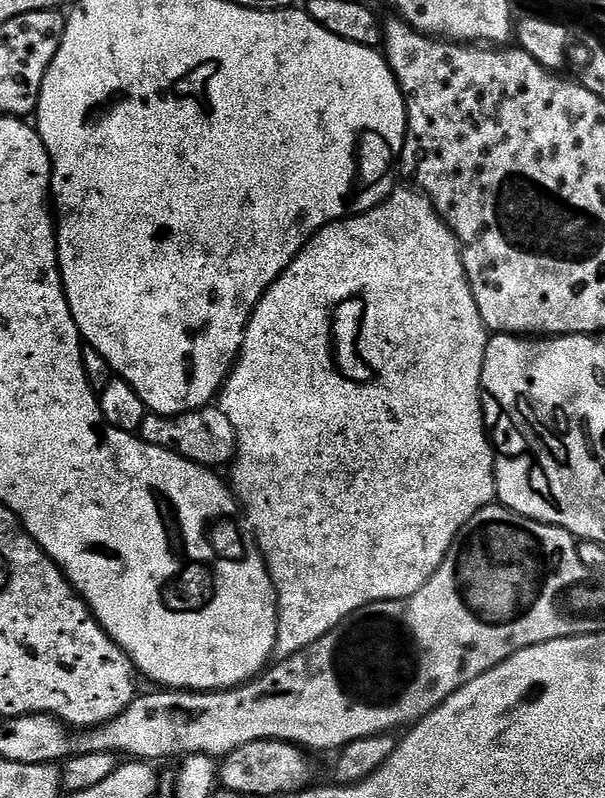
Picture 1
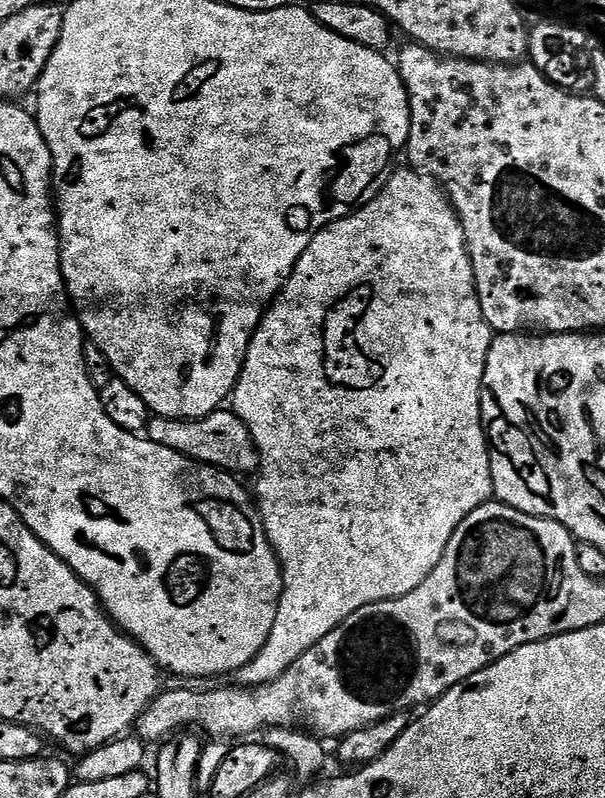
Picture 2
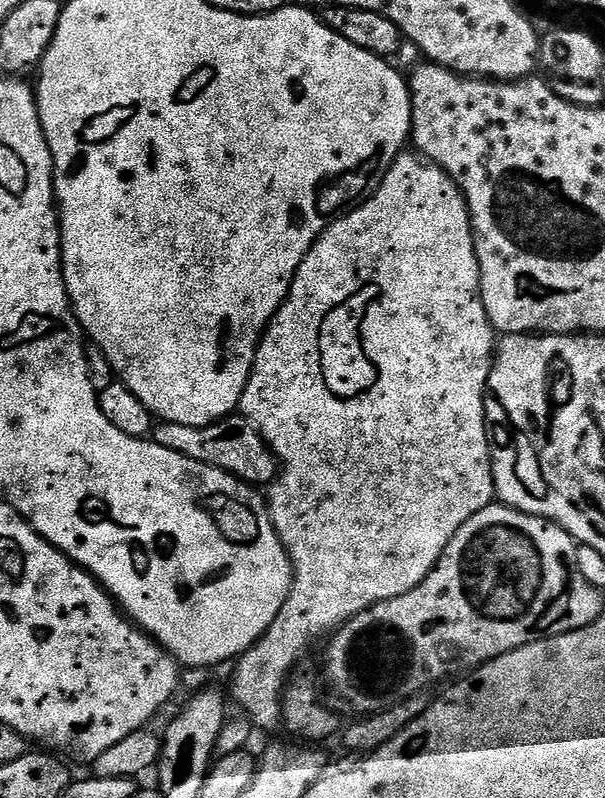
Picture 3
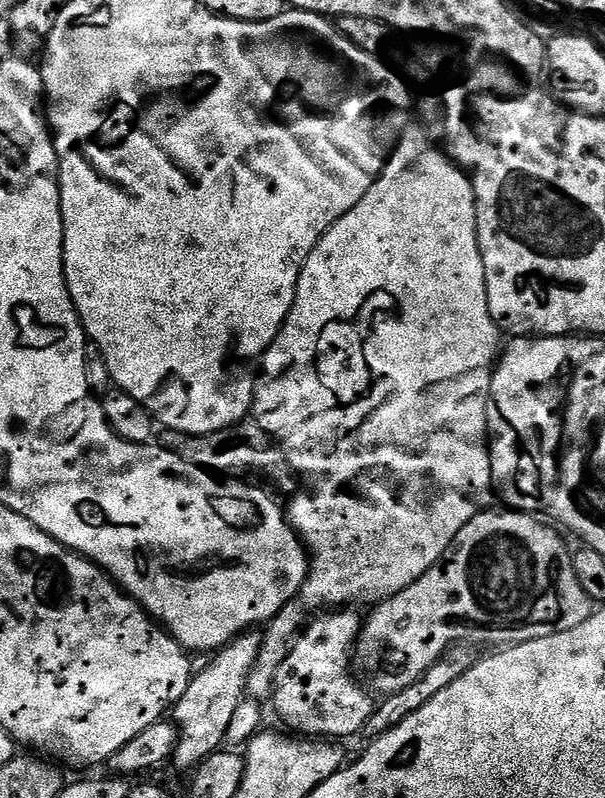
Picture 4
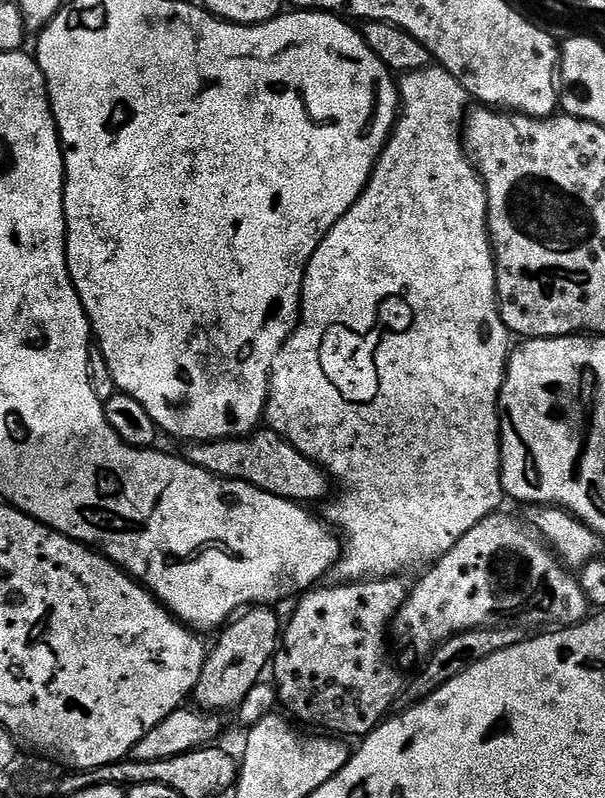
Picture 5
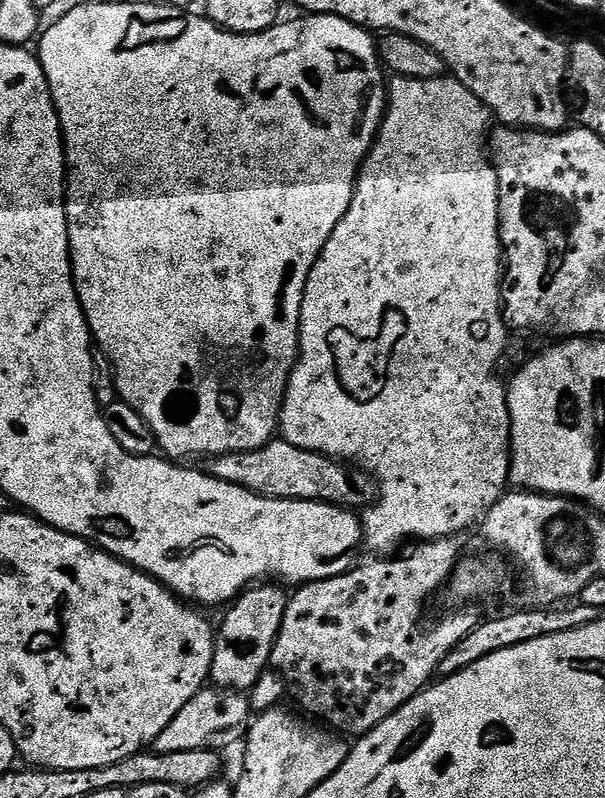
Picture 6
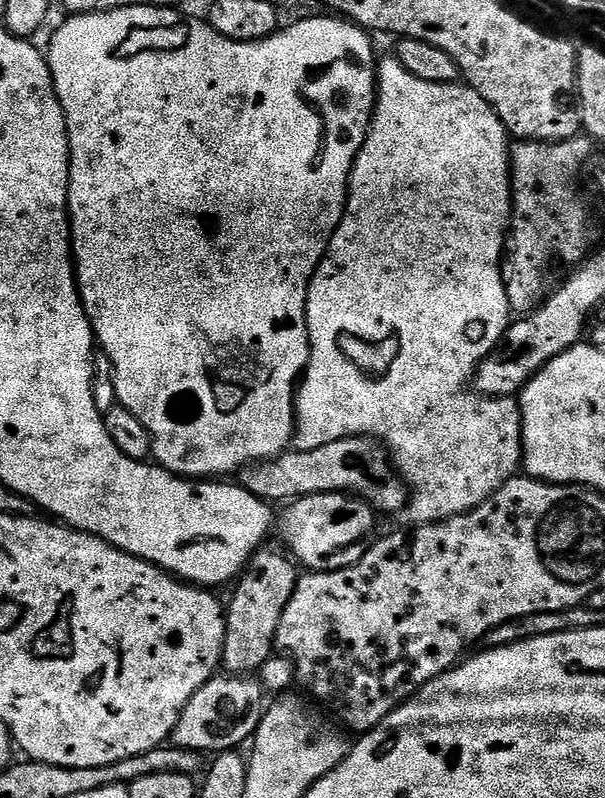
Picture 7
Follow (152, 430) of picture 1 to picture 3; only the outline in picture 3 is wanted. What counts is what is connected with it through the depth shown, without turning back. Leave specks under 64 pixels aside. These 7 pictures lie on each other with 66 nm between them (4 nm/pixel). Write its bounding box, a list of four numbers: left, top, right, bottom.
[154,414,278,486]

